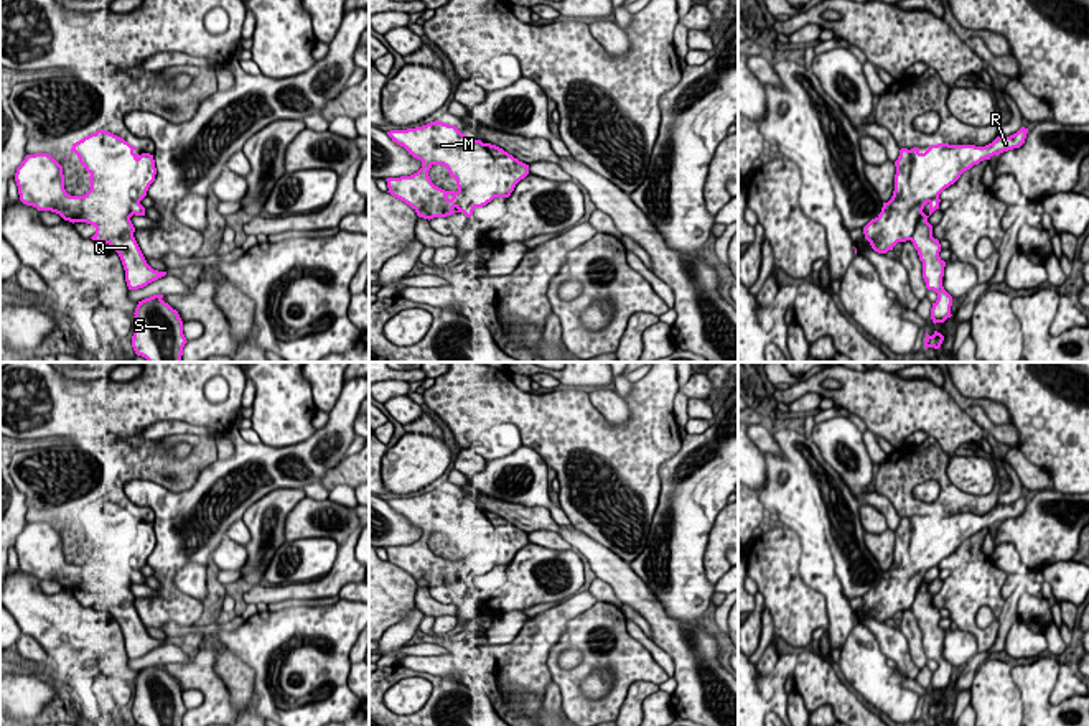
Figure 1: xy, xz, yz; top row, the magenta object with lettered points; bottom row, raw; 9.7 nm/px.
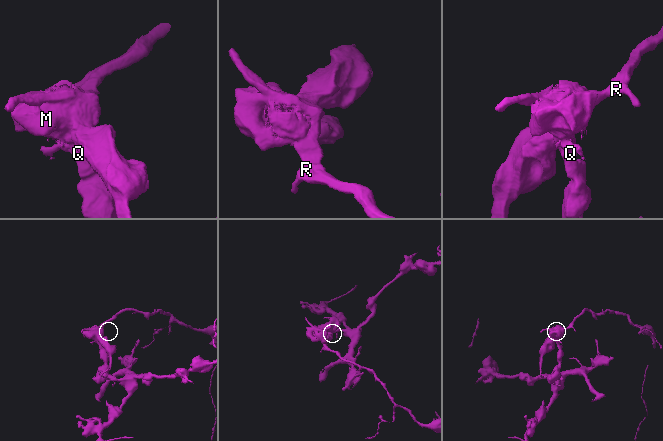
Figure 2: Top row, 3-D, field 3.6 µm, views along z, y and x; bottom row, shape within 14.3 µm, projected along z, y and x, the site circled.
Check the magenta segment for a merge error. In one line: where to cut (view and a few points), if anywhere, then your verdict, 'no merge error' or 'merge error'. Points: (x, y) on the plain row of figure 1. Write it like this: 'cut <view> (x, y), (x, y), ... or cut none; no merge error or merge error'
cut yz (954, 514), (943, 521), (936, 539), (936, 557), (926, 567); merge error

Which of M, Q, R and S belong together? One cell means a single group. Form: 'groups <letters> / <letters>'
groups M Q S / R

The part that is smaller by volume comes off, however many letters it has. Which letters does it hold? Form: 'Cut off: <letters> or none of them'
Cut off: R

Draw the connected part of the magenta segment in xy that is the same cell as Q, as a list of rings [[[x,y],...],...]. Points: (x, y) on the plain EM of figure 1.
[[[105,499],[72,512],[71,522],[77,524],[91,543],[91,558],[84,565],[66,561],[63,535],[48,522],[26,524],[15,542],[23,573],[56,581],[72,593],[87,591],[96,596],[91,607],[109,612],[119,622],[129,659],[143,657],[166,644],[147,632],[133,606],[130,586],[145,584],[145,576],[132,566],[137,550],[135,519]]]

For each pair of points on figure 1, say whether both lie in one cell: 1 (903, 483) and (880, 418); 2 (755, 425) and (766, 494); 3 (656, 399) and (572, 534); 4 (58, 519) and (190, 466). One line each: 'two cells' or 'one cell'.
1: two cells
2: two cells
3: two cells
4: one cell

